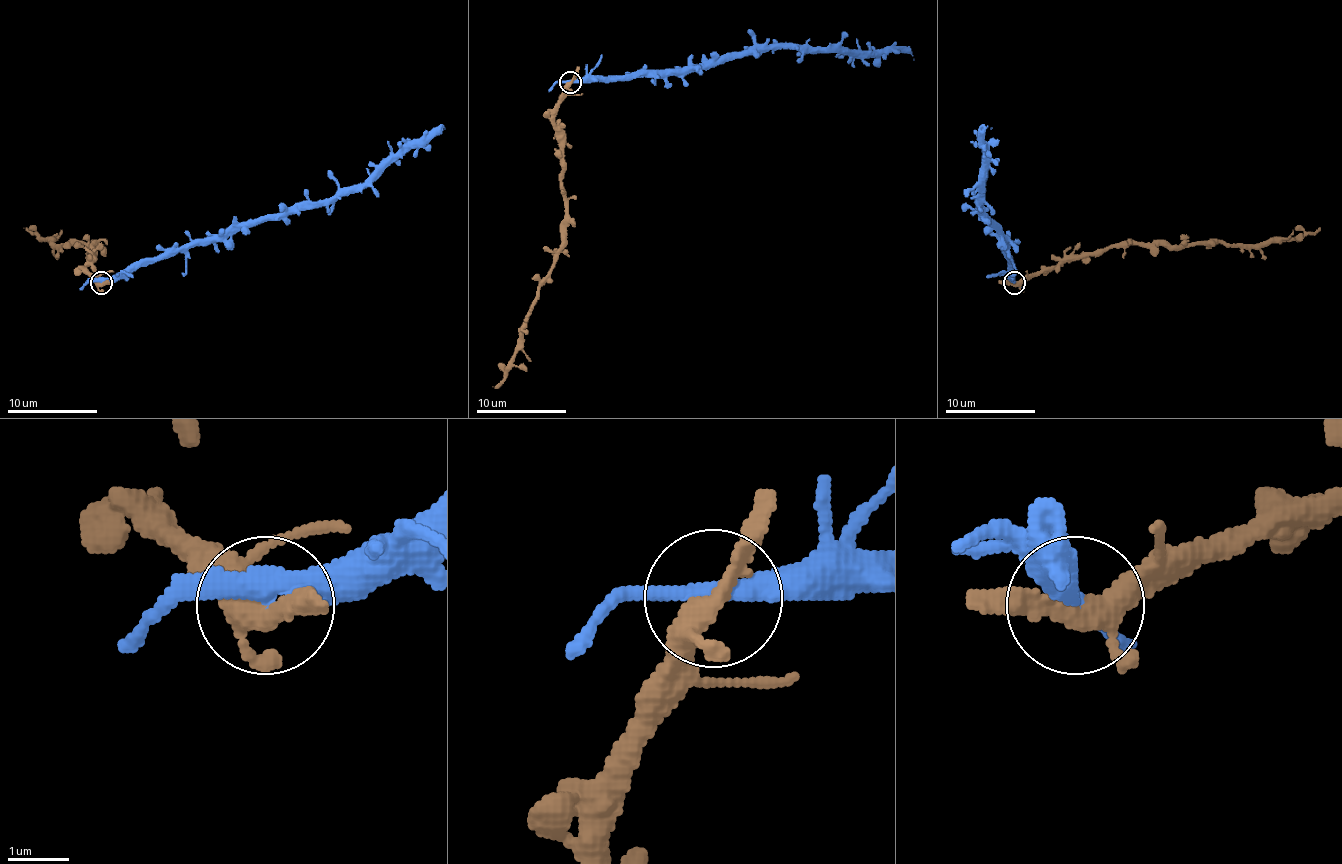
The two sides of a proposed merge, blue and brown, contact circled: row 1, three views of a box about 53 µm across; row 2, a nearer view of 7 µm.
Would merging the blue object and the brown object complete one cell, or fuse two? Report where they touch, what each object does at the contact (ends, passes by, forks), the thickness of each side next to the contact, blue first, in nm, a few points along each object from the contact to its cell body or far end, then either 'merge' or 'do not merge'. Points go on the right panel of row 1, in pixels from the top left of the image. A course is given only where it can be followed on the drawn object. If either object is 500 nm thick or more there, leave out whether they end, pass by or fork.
(1014, 283) | blue passes by | brown forks | 340/320 nm | blue via (1014, 283), (1009, 249), (980, 209), (982, 133), (991, 128) | brown via (1014, 283), (1074, 258), (1101, 254), (1110, 247), (1220, 243), (1254, 245), (1299, 240), (1319, 227) | do not merge

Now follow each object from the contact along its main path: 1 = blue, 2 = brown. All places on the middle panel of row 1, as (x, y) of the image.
1: (571, 82), (631, 79), (701, 70), (734, 55), (755, 55), (770, 48), (907, 50), (914, 59)
2: (571, 82), (555, 113), (566, 243), (539, 288), (512, 367), (492, 387)

